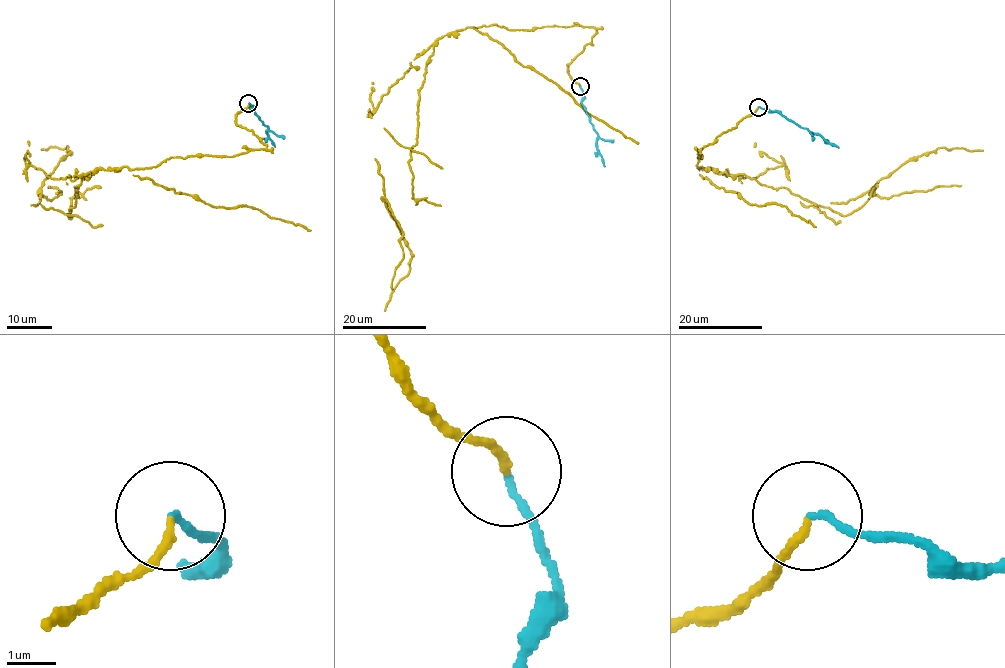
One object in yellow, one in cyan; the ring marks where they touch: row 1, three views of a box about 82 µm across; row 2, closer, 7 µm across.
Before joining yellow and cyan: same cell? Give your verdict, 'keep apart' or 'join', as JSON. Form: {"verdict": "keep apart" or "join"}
{"verdict": "keep apart"}

